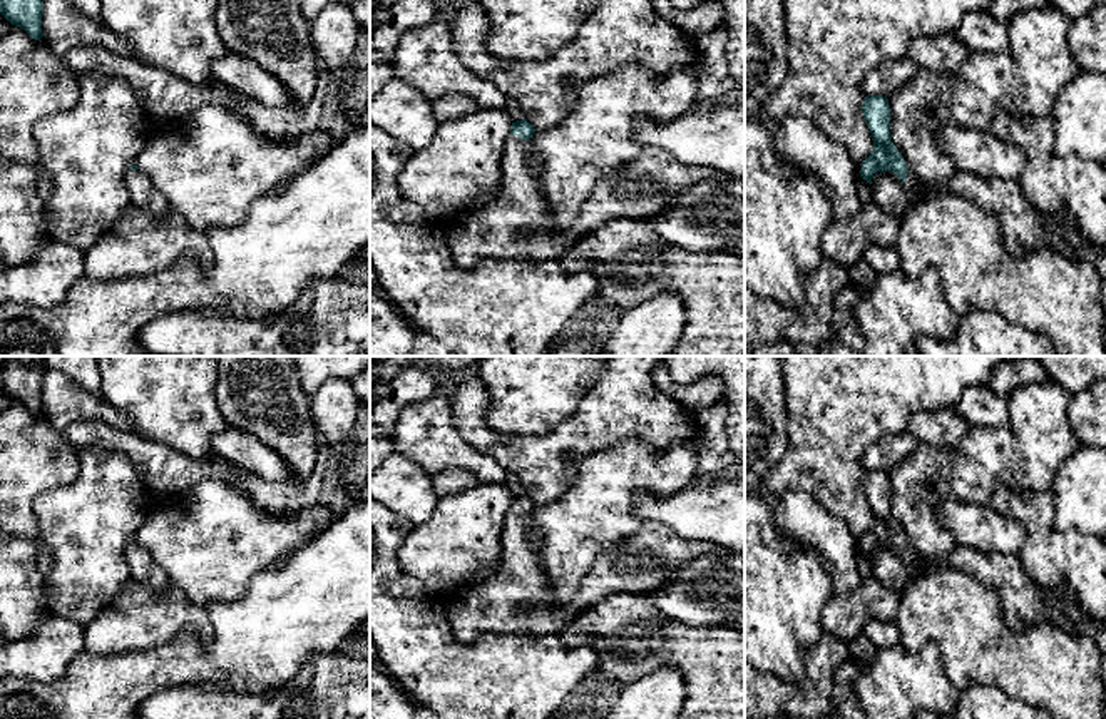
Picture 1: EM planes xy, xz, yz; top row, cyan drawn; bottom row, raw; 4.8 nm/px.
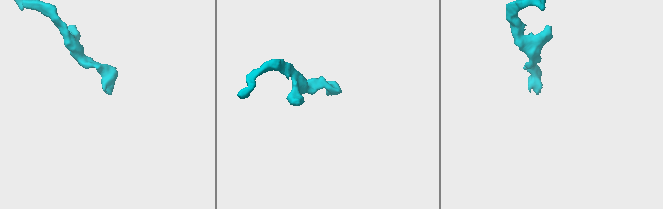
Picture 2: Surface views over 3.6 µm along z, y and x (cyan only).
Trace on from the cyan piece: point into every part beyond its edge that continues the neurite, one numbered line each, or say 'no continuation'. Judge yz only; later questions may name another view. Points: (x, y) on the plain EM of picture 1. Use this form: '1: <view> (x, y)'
1: yz (1023, 602)

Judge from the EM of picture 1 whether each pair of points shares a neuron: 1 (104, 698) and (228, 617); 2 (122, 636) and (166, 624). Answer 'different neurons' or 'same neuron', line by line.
1: same neuron
2: same neuron

